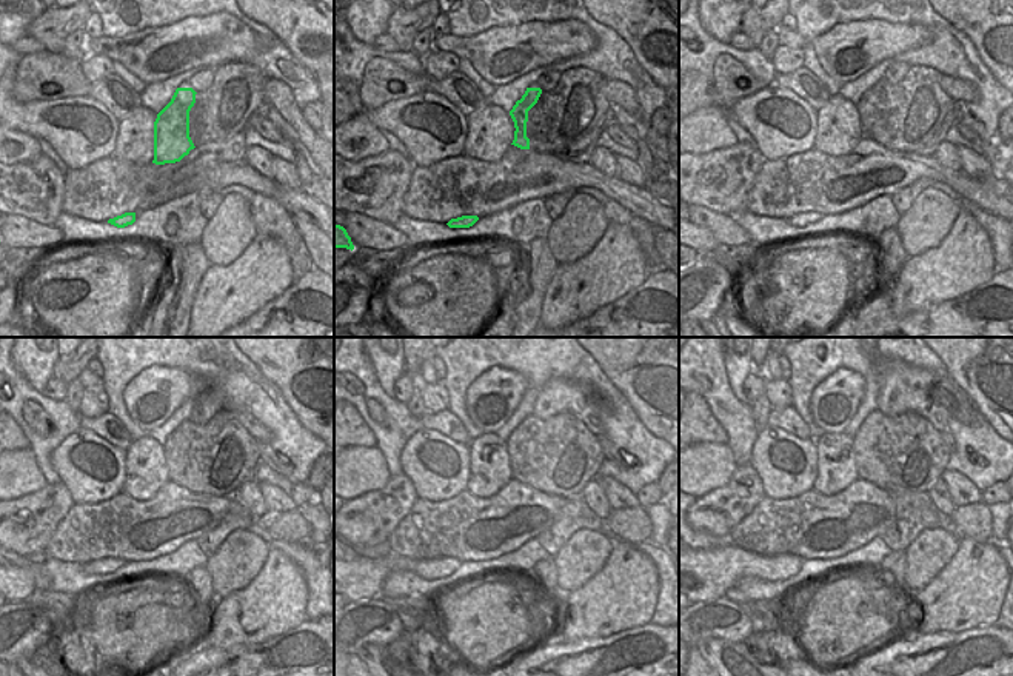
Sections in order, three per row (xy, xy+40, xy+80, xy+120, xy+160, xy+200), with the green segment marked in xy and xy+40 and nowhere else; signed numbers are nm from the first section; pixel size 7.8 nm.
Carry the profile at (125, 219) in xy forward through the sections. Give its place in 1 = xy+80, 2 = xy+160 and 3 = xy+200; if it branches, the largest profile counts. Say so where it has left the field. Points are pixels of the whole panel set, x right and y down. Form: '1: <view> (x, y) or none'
1: xy+80 (802, 219)
2: xy+160 (365, 576)
3: xy+200 (710, 573)

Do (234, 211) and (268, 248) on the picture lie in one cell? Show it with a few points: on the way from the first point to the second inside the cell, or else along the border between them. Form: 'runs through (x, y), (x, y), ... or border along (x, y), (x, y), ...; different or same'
border along (256, 236), (231, 264); different

